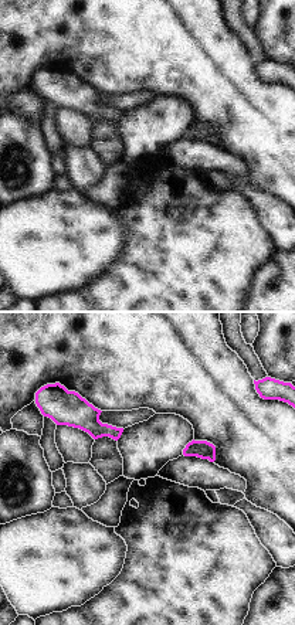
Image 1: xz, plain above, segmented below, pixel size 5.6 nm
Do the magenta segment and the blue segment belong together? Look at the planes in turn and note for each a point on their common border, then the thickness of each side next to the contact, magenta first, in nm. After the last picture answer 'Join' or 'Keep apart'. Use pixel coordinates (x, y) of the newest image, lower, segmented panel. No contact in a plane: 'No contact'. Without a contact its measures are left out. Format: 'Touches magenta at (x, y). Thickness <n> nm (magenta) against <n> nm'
No contact

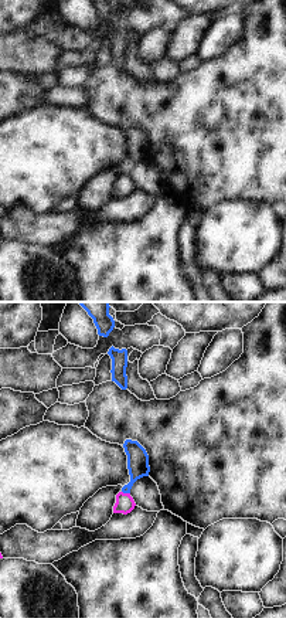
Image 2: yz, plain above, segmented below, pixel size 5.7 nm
Touches magenta at (126, 493). Thickness 110 nm (magenta) against 130 nm

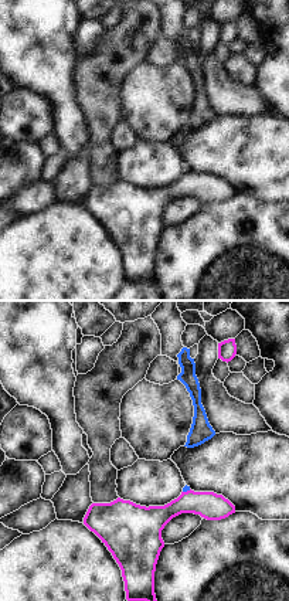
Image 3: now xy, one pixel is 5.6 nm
Touches magenta at (187, 491). Thickness 160 nm (magenta) against 40 nm

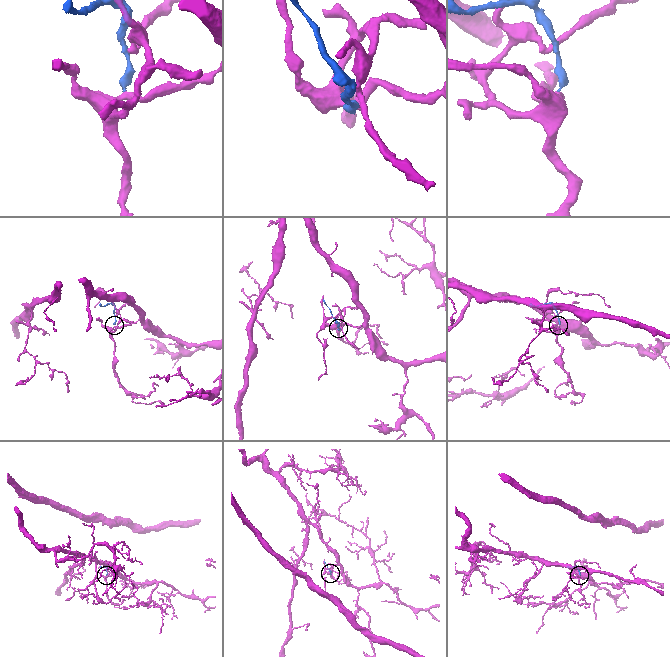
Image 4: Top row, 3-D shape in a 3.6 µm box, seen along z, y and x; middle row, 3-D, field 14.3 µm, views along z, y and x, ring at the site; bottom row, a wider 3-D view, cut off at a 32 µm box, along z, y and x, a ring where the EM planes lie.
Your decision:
Keep apart

